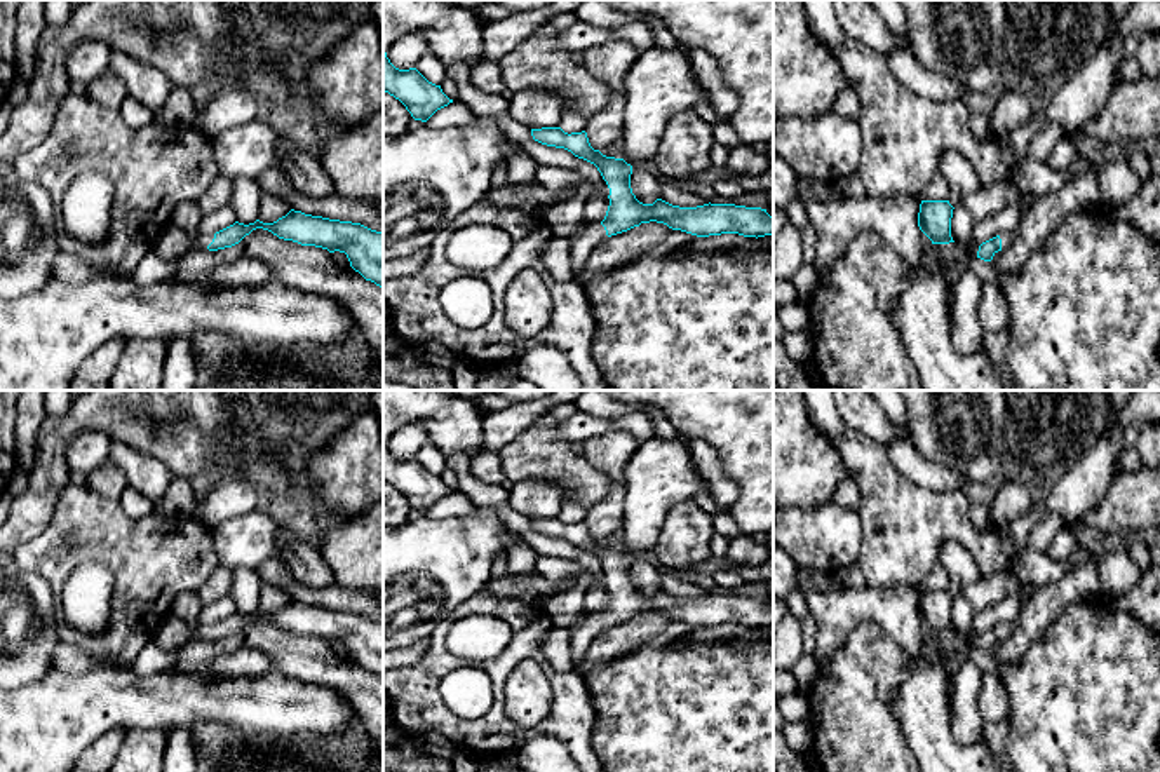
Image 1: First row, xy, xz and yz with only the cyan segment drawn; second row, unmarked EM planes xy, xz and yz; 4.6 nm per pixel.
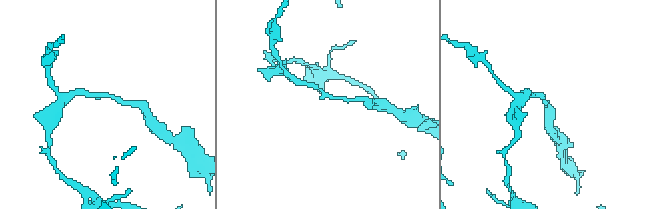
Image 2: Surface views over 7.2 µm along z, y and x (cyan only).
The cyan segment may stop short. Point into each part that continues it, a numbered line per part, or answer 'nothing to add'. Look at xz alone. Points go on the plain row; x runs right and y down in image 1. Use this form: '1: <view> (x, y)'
1: xz (584, 635)

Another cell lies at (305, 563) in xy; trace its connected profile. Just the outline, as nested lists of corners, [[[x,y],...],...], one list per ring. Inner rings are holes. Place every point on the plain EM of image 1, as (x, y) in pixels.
[[[284,525],[279,528],[279,540],[284,547],[287,570],[294,580],[312,589],[322,589],[334,584],[331,568],[314,544],[300,538]]]

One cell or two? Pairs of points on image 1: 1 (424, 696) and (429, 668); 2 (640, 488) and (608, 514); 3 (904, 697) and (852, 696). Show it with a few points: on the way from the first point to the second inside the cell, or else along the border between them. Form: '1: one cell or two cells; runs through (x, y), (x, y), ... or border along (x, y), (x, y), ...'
1: one cell; runs through (424, 689), (425, 675)
2: two cells; border along (629, 462), (624, 471), (624, 516), (619, 528)
3: two cells; border along (913, 663), (890, 692), (890, 711), (904, 736)

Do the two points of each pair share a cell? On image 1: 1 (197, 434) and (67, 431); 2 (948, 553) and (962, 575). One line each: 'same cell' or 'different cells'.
1: same cell
2: same cell

